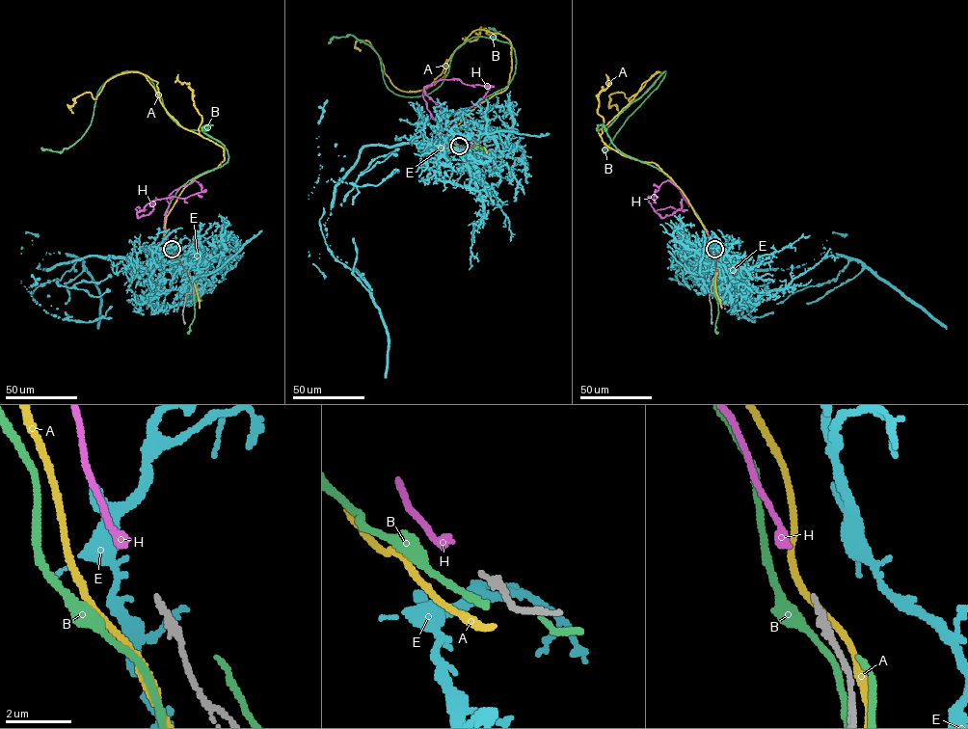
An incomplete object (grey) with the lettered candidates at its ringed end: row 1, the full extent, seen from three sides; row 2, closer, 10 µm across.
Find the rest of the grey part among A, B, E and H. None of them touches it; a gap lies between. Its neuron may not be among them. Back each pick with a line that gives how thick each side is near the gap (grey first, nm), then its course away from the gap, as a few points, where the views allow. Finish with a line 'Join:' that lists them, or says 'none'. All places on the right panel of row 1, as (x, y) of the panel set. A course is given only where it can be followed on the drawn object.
H: Thickness 150 nm (grey) against 280 nm. Its course: (713, 247), (703, 224), (669, 180), (654, 199), (648, 198), (663, 217), (679, 210), (683, 199), (688, 206)
Join: H

